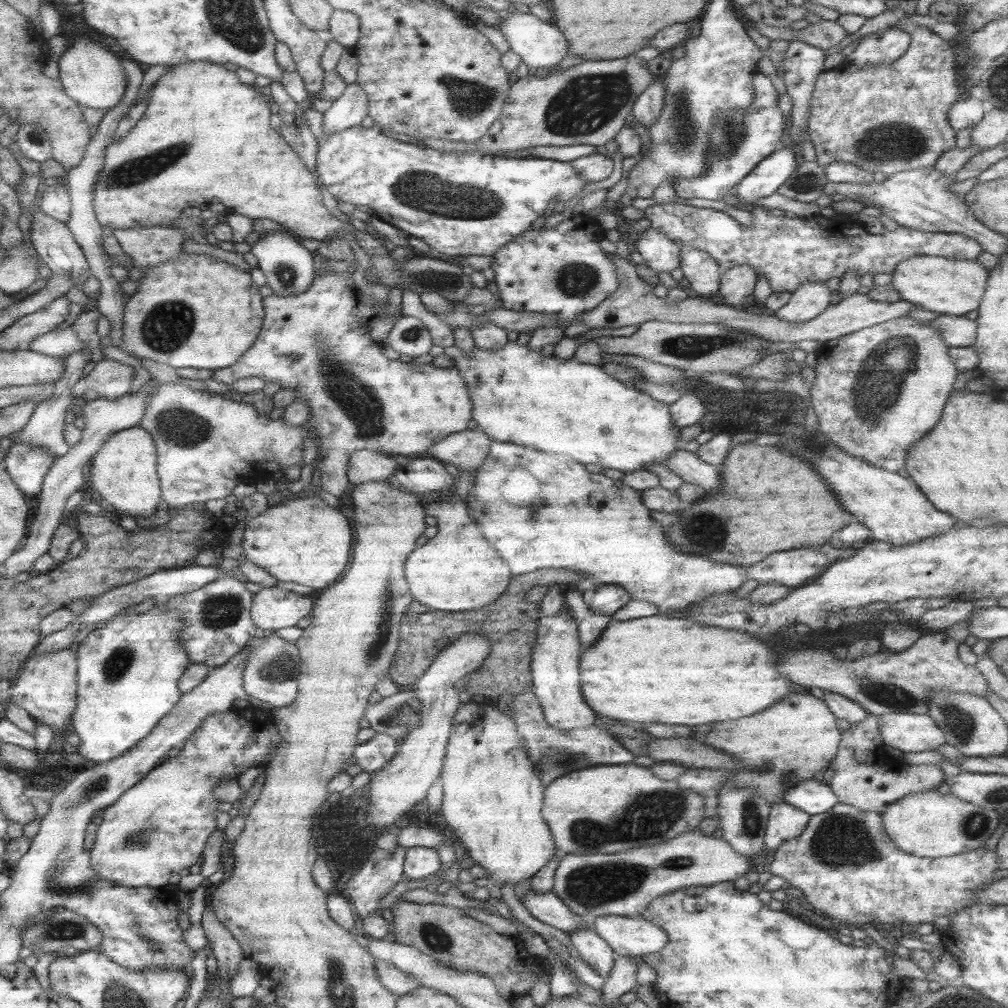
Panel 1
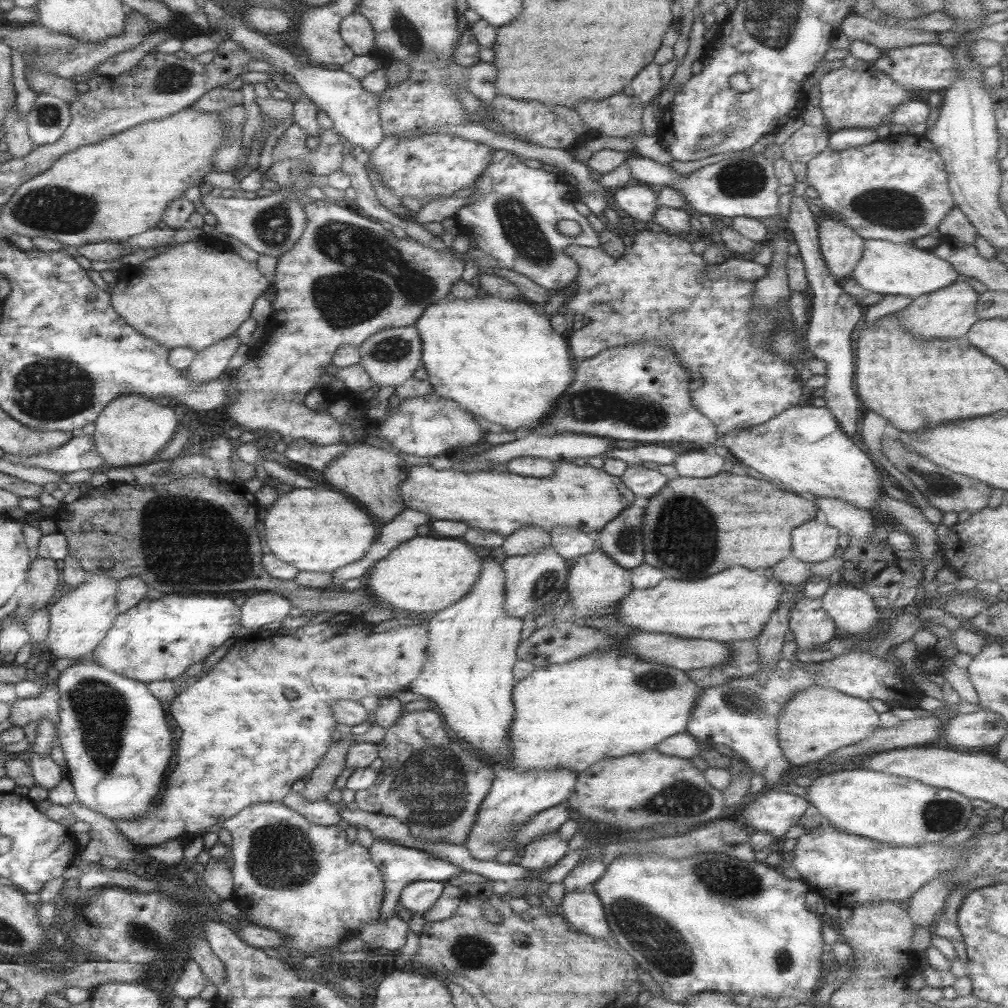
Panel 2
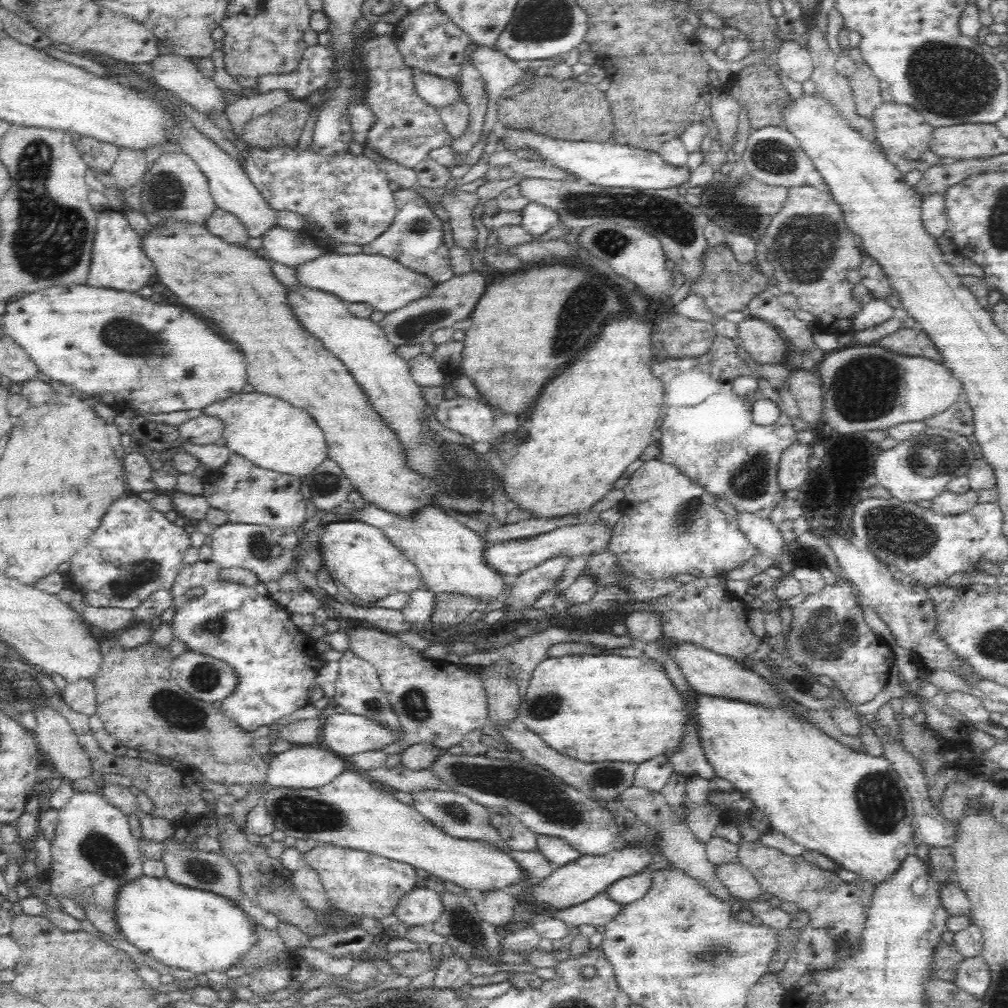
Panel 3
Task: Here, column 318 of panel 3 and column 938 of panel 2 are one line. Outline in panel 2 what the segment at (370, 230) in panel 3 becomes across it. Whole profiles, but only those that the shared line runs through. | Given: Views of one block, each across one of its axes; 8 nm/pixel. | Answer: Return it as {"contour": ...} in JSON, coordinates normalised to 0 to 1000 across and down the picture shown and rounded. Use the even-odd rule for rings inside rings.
{"contour":[[[916,133],[886,135],[885,143],[870,139],[835,150],[818,146],[800,161],[800,167],[800,184],[810,188],[810,200],[817,209],[823,209],[824,214],[831,213],[831,216],[826,217],[845,226],[858,238],[879,238],[886,242],[896,242],[899,238],[920,234],[946,206],[943,191],[939,187],[938,167]]]}

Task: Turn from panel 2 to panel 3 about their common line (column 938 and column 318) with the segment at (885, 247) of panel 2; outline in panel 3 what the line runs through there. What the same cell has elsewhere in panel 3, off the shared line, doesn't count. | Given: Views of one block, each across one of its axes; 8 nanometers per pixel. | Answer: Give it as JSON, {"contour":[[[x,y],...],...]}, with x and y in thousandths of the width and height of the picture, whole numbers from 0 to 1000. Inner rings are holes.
{"contour":[[[323,251],[294,267],[295,278],[306,286],[314,286],[334,294],[342,301],[361,301],[369,308],[385,312],[417,295],[426,293],[434,282],[425,274],[411,270],[383,254]]]}

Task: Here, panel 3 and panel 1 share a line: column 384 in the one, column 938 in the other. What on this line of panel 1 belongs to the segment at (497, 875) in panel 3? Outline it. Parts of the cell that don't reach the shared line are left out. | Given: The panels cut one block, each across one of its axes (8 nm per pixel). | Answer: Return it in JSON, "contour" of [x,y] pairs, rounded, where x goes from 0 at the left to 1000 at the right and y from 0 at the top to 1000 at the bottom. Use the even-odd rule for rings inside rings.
{"contour":[[[929,784],[898,789],[898,791],[888,795],[886,798],[881,798],[873,808],[876,823],[882,833],[894,845],[916,851],[945,849],[976,839],[977,833],[983,829],[990,816],[990,808],[987,805],[949,794],[949,792],[941,788],[934,790]]]}

